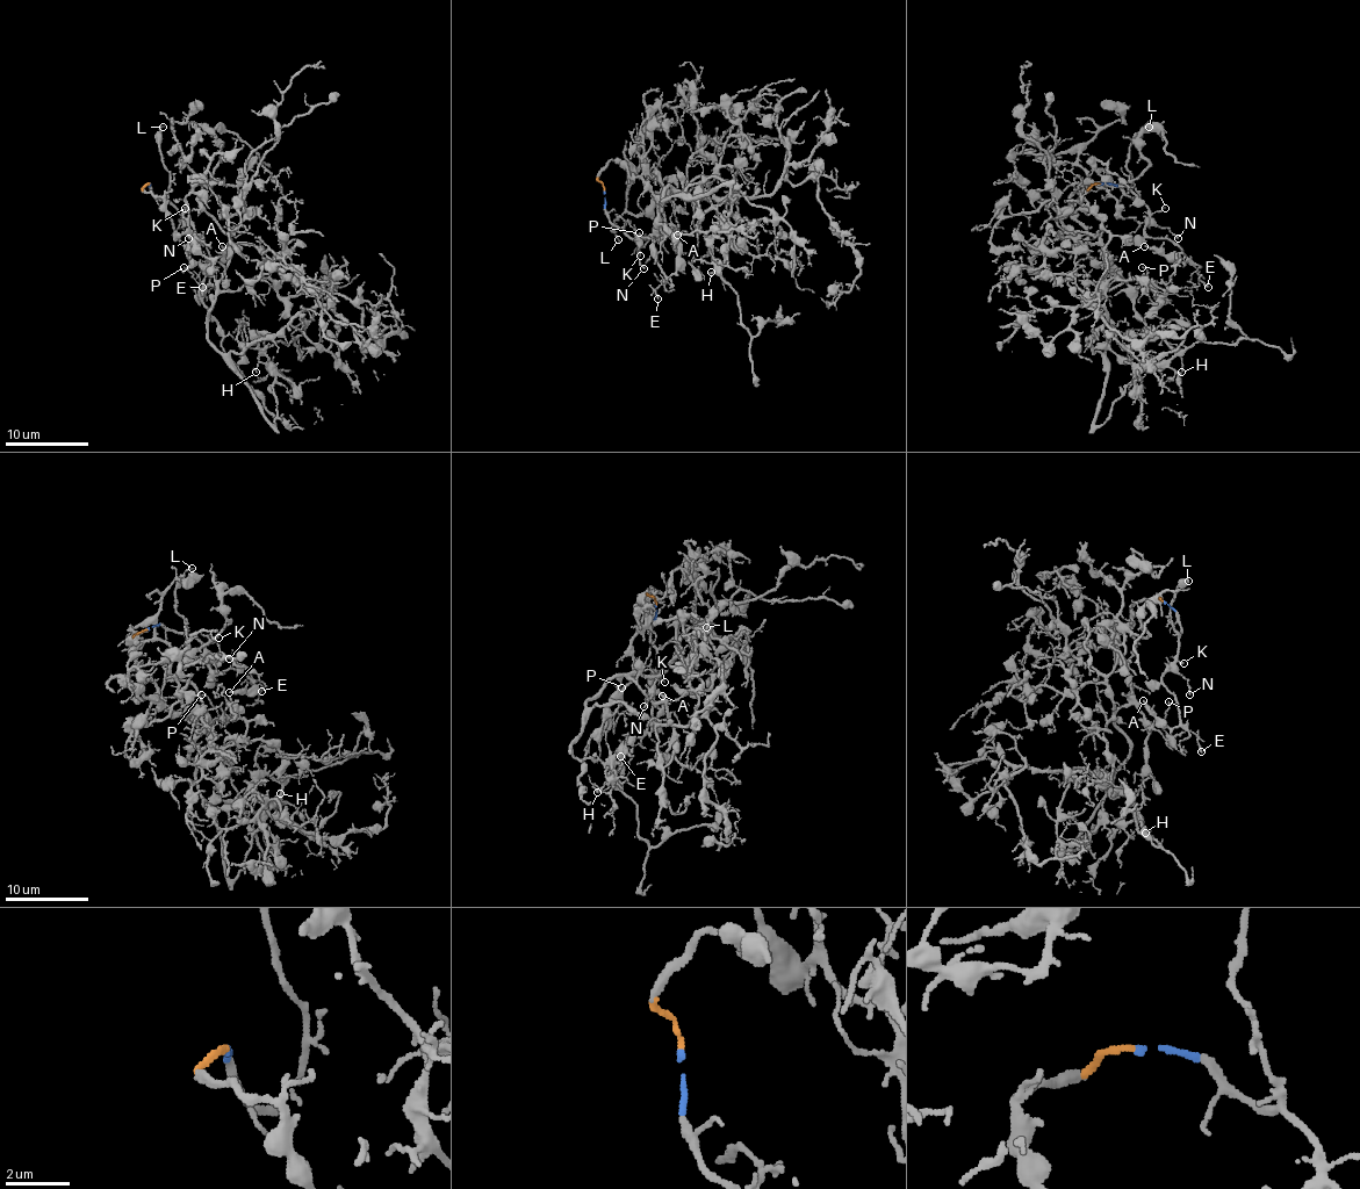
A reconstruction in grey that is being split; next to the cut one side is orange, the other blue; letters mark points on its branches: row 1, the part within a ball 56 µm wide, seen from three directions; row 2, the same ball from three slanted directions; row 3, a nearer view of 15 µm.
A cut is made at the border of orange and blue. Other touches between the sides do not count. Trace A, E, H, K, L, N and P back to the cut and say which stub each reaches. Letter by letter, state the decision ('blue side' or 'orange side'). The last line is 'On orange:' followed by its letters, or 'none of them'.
A: blue side
E: blue side
H: orange side
K: blue side
L: blue side
N: blue side
P: orange side
On orange: H, P

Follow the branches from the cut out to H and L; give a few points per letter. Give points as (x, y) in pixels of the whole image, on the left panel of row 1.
H: (149, 182), (216, 283), (207, 341), (274, 425), (261, 354), (256, 373)
L: (149, 182), (149, 189), (157, 197), (166, 195), (170, 172), (164, 164), (159, 143), (159, 129), (164, 127)

